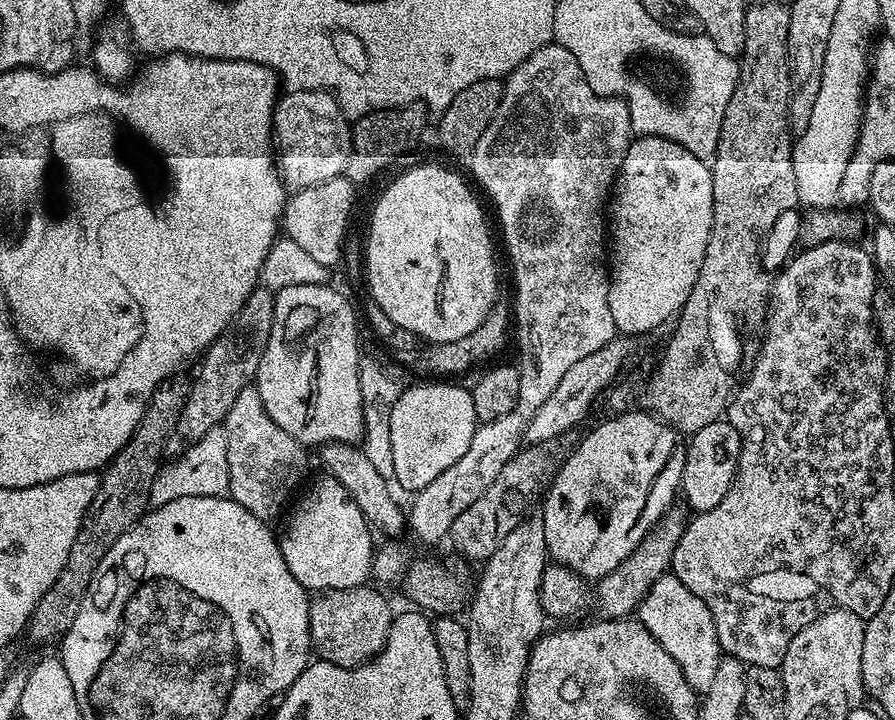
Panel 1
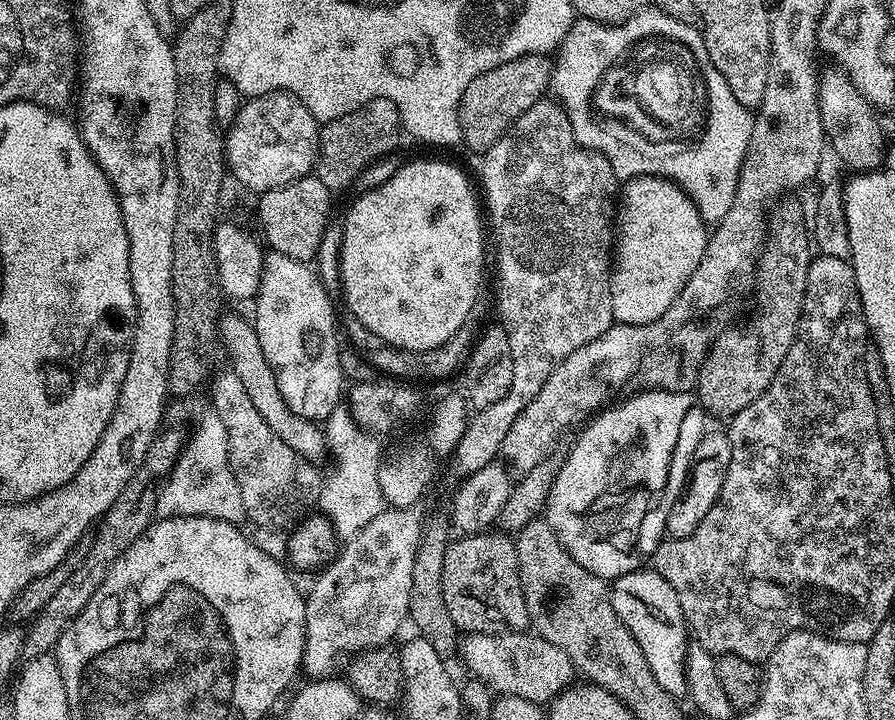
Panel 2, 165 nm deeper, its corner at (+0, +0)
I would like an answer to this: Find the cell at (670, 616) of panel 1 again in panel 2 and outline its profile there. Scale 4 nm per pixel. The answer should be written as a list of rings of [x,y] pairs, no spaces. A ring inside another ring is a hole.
[[[639,568],[617,576],[611,581],[614,614],[634,635],[642,649],[650,670],[658,684],[671,696],[682,698],[687,695],[686,652],[690,641],[690,629],[682,614],[681,604],[674,588],[653,568]]]

